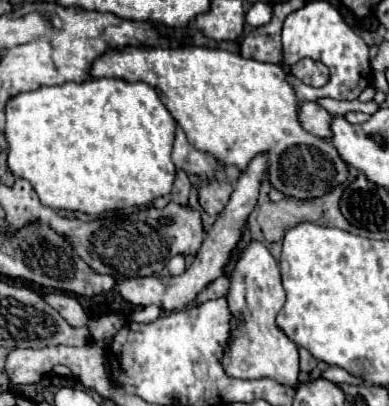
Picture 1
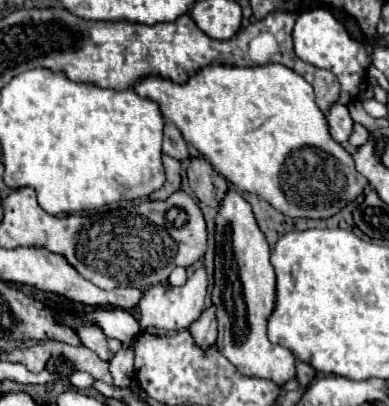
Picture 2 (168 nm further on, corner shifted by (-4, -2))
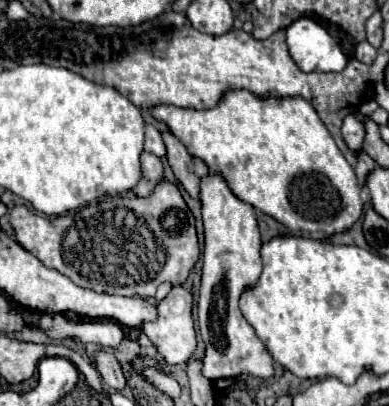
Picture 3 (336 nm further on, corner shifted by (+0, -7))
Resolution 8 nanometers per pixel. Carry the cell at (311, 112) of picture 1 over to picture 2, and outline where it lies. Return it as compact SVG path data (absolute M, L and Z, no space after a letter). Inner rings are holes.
M337 103L335 107L331 107L331 111L327 113L327 121L329 121L329 127L331 127L331 135L337 143L349 141L349 137L353 133L353 119L351 119L345 105Z

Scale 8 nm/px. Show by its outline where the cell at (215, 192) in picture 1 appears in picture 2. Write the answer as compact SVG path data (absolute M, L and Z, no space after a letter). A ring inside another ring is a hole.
M189 157L187 179L189 179L191 191L195 193L195 197L201 203L205 203L209 207L219 207L223 195L227 193L227 183L211 167L209 161L205 161L203 157Z

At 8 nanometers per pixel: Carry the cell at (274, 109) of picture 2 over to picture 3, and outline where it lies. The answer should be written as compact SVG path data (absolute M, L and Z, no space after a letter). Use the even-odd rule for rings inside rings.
M233 88L227 90L219 104L209 110L159 104L149 108L149 114L167 124L171 134L191 152L191 156L203 160L211 172L219 174L239 200L269 214L293 234L335 234L353 226L363 214L359 180L353 168L337 148L331 132L319 120L315 108L311 108L311 104L301 96L255 96L245 88Z

